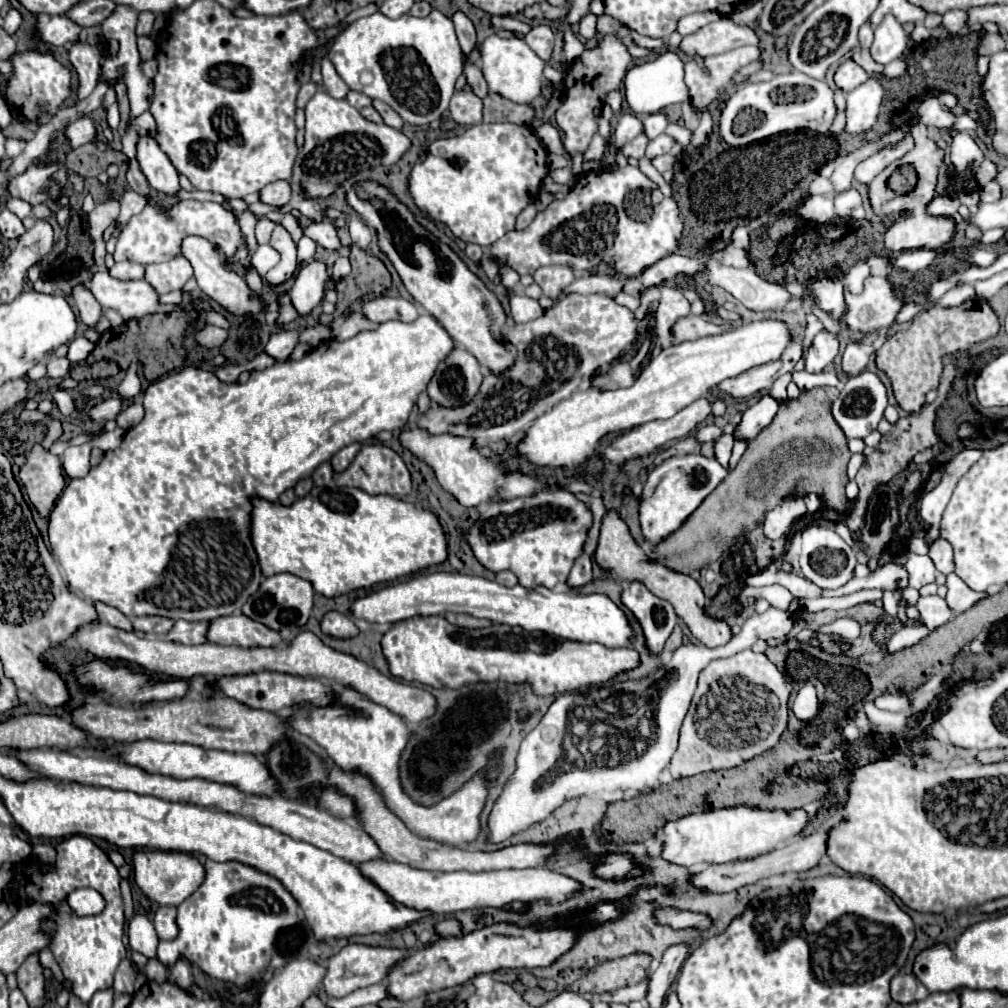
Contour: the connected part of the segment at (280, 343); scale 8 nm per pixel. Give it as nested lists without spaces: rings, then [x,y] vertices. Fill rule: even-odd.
[[[284,330],[270,336],[270,342],[266,344],[266,354],[272,356],[276,362],[286,362],[298,344],[300,330]]]

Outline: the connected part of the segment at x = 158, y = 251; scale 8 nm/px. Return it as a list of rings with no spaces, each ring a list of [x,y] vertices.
[[[182,200],[172,206],[170,214],[162,214],[160,210],[146,206],[140,214],[132,216],[120,230],[116,240],[114,260],[130,260],[138,264],[154,264],[154,262],[168,262],[180,252],[180,242],[188,234],[198,234],[214,242],[220,252],[226,256],[234,256],[236,250],[242,246],[242,232],[238,228],[236,216],[222,208],[222,204],[214,202],[198,202],[198,200]]]

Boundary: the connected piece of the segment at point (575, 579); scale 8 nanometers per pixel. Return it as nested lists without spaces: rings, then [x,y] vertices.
[[[582,552],[576,558],[576,562],[574,562],[572,572],[570,572],[570,578],[568,578],[566,584],[570,588],[576,588],[576,586],[584,586],[590,580],[592,580],[592,560],[590,560],[590,556],[586,552]]]

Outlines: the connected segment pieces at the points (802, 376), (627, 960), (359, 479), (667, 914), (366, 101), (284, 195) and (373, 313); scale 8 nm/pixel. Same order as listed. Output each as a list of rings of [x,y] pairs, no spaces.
[[[794,370],[792,372],[792,380],[794,384],[798,386],[798,390],[810,390],[810,388],[816,388],[816,386],[822,386],[822,376],[820,374],[808,374],[808,372],[798,372]]]
[[[630,954],[616,960],[606,960],[584,976],[584,992],[614,992],[622,986],[638,984],[650,974],[650,954]]]
[[[380,442],[362,444],[356,458],[350,462],[348,470],[334,474],[334,482],[338,486],[354,486],[368,494],[390,494],[390,496],[406,496],[412,490],[412,480],[408,480],[408,468],[404,460],[388,446]]]
[[[664,908],[656,912],[656,918],[660,924],[668,924],[672,928],[686,928],[686,926],[696,926],[700,930],[706,930],[710,926],[710,920],[702,914],[694,912],[680,912],[674,908]]]
[[[348,92],[346,100],[348,100],[354,108],[358,108],[358,110],[362,110],[364,106],[370,106],[370,104],[372,104],[372,100],[370,100],[366,94],[362,94],[362,92]]]
[[[286,180],[272,182],[264,186],[264,190],[260,190],[260,202],[270,206],[284,206],[290,200],[290,194],[292,194],[292,188]]]
[[[378,296],[374,300],[368,300],[362,306],[362,314],[374,322],[384,324],[388,320],[400,320],[400,322],[412,322],[418,318],[416,304],[404,300],[404,298],[390,298],[390,296]]]

